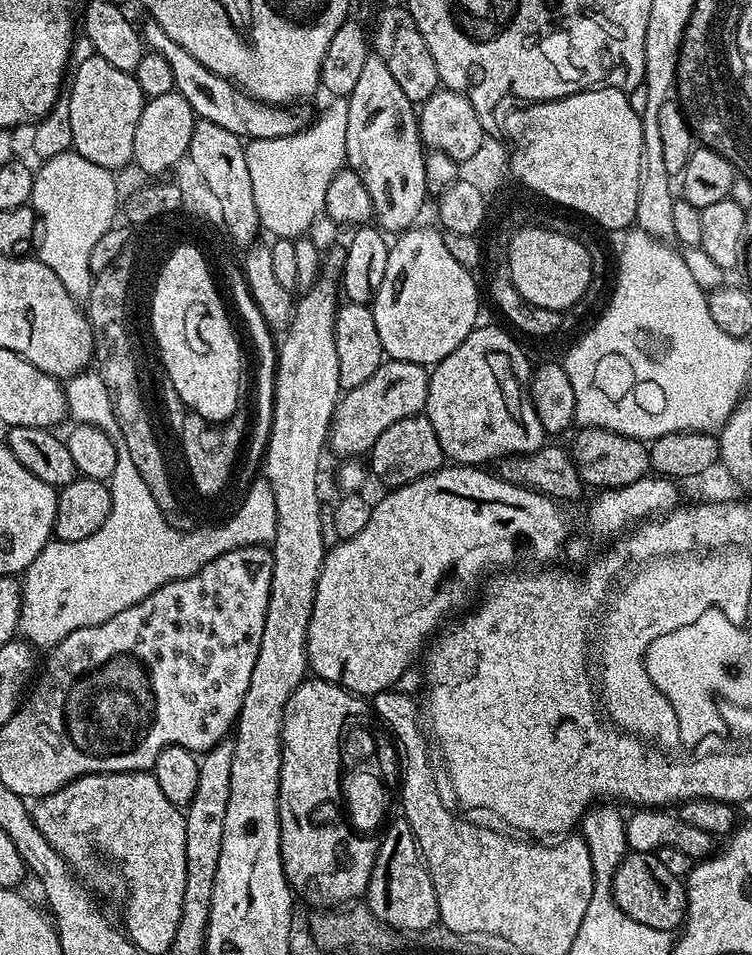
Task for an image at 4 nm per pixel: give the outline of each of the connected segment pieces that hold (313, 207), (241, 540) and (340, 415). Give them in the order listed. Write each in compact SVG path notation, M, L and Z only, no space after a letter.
M336 98L331 101L332 105L321 114L320 117L313 119L308 127L302 129L300 132L295 132L289 136L282 138L258 138L257 140L248 140L244 146L244 153L246 154L246 166L250 169L250 187L254 190L254 206L258 206L258 218L260 219L261 229L265 233L273 232L273 237L290 240L301 237L309 231L307 229L315 222L316 219L321 219L324 203L326 202L326 189L330 186L334 174L338 174L341 168L345 167L348 155L346 154L346 114L348 113L348 101L344 98Z
M81 370L77 376L67 377L64 384L64 397L68 416L74 418L73 421L98 426L108 433L109 438L116 441L118 462L114 465L111 480L107 481L112 495L110 514L106 522L102 522L100 529L90 534L90 538L82 538L82 542L62 542L53 539L42 550L42 554L38 554L38 558L34 558L34 562L30 562L28 569L22 573L18 632L27 643L37 649L44 648L43 650L55 648L58 642L62 642L62 638L74 634L74 630L86 626L98 626L114 618L114 614L122 614L122 610L142 602L142 598L154 594L154 590L158 590L166 582L192 576L210 562L214 562L214 558L230 550L255 544L269 545L276 533L274 490L263 478L257 478L253 482L252 489L244 496L244 505L229 520L224 520L221 524L212 524L209 528L196 526L191 530L181 530L173 526L164 516L164 511L160 509L158 502L154 502L154 494L150 486L146 486L141 472L134 467L134 461L126 450L126 442L120 439L114 406L110 402L110 390L106 390L106 382L102 382L99 371Z
M385 359L378 370L362 382L362 386L347 389L337 400L332 426L328 429L327 447L331 451L333 448L340 458L360 458L363 452L364 455L371 453L382 430L390 430L390 426L394 426L394 422L402 422L402 418L423 413L429 375L429 369L423 364Z

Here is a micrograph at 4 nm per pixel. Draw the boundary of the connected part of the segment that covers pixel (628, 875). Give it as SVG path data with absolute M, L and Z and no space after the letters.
M631 851L619 864L612 880L612 898L623 913L654 930L675 933L684 923L688 909L687 887L681 877L670 873L657 853Z

